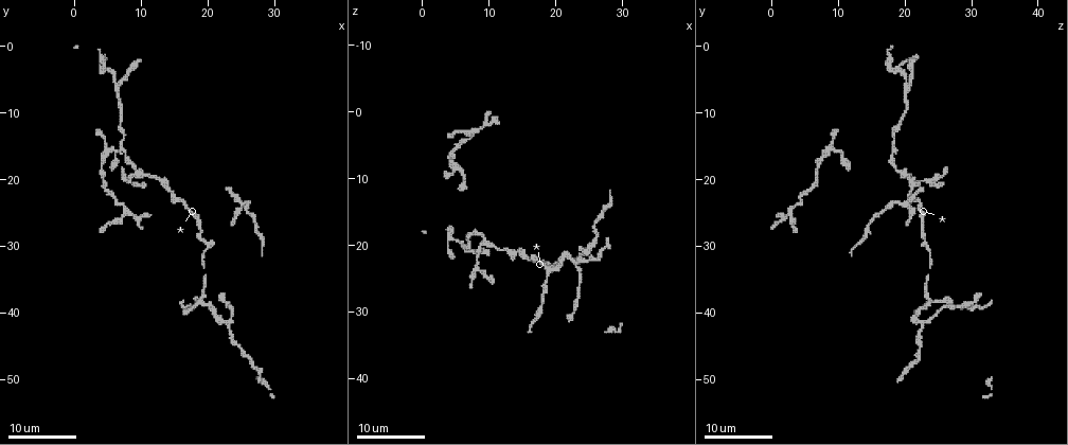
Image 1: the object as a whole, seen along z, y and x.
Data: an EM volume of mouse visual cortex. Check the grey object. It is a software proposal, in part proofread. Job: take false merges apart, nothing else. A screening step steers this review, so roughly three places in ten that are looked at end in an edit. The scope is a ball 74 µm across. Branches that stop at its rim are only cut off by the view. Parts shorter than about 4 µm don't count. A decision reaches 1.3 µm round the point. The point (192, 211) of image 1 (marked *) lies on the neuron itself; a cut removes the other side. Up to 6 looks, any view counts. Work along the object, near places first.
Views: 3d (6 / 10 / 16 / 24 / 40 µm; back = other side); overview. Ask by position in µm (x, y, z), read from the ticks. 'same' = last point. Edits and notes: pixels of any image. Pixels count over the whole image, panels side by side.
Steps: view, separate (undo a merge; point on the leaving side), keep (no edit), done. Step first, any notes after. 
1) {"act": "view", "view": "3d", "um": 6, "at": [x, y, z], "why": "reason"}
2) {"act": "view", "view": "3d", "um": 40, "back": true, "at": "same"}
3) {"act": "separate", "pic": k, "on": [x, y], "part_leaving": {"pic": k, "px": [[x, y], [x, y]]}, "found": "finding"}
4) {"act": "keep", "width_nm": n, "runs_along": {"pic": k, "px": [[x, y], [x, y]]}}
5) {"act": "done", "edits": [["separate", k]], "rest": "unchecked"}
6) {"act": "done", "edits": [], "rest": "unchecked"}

{"act": "view", "view": "3d", "um": 24, "at": [20.0, 30.0, 23.5], "why": "four or more arms meet"}

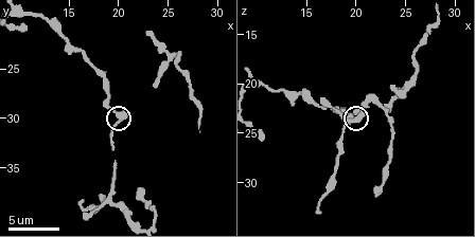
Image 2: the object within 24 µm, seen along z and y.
{"act": "view", "view": "3d", "um": 10, "at": "same"}

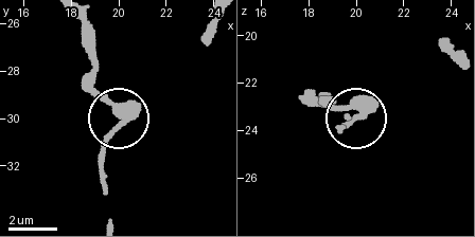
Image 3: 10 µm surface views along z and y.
{"act": "view", "view": "3d", "um": 6, "at": [20.2, 30.1, 23.4]}

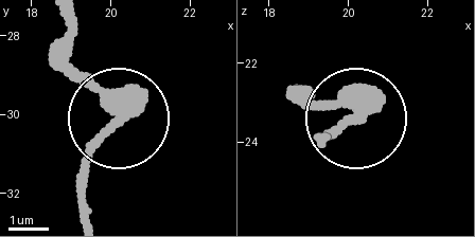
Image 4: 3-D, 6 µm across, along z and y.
{"act": "keep", "side_arm_um": 22, "runs_along": {"pic": 4, "px": [[65, 21], [75, 72], [112, 123], [92, 152], [78, 214]]}, "found": "one neuron here"}

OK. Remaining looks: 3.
{"act": "view", "view": "3d", "um": 16, "at": [6.5, 5.5, 20.5], "why": "three-way junction"}

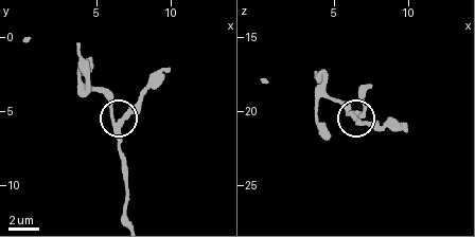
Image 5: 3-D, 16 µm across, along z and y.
{"act": "view", "view": "3d", "um": 6, "at": "same"}

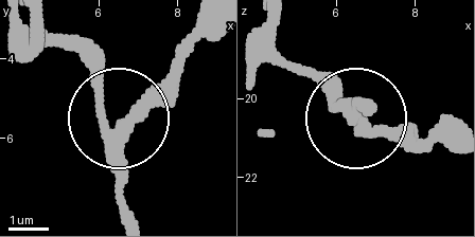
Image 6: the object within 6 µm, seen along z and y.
{"act": "keep", "arms": 3, "runs_along": {"pic": 6, "px": [[132, 214], [115, 184], [118, 123], [212, 25]]}, "found": "continuous, no second neuron"}

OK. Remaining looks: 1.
{"act": "view", "view": "3d", "um": 10, "at": [18.8, 38.2, 23.8], "why": "four-way junction"}

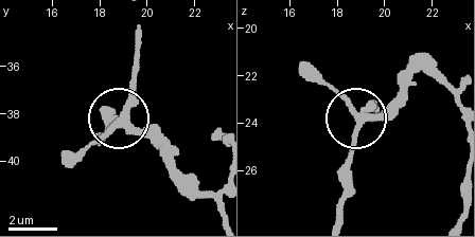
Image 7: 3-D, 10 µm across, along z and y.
{"act": "keep", "arms": 4, "found": "all the same neuron"}

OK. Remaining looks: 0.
{"act": "done", "edits": [], "rest": "unchecked"}

